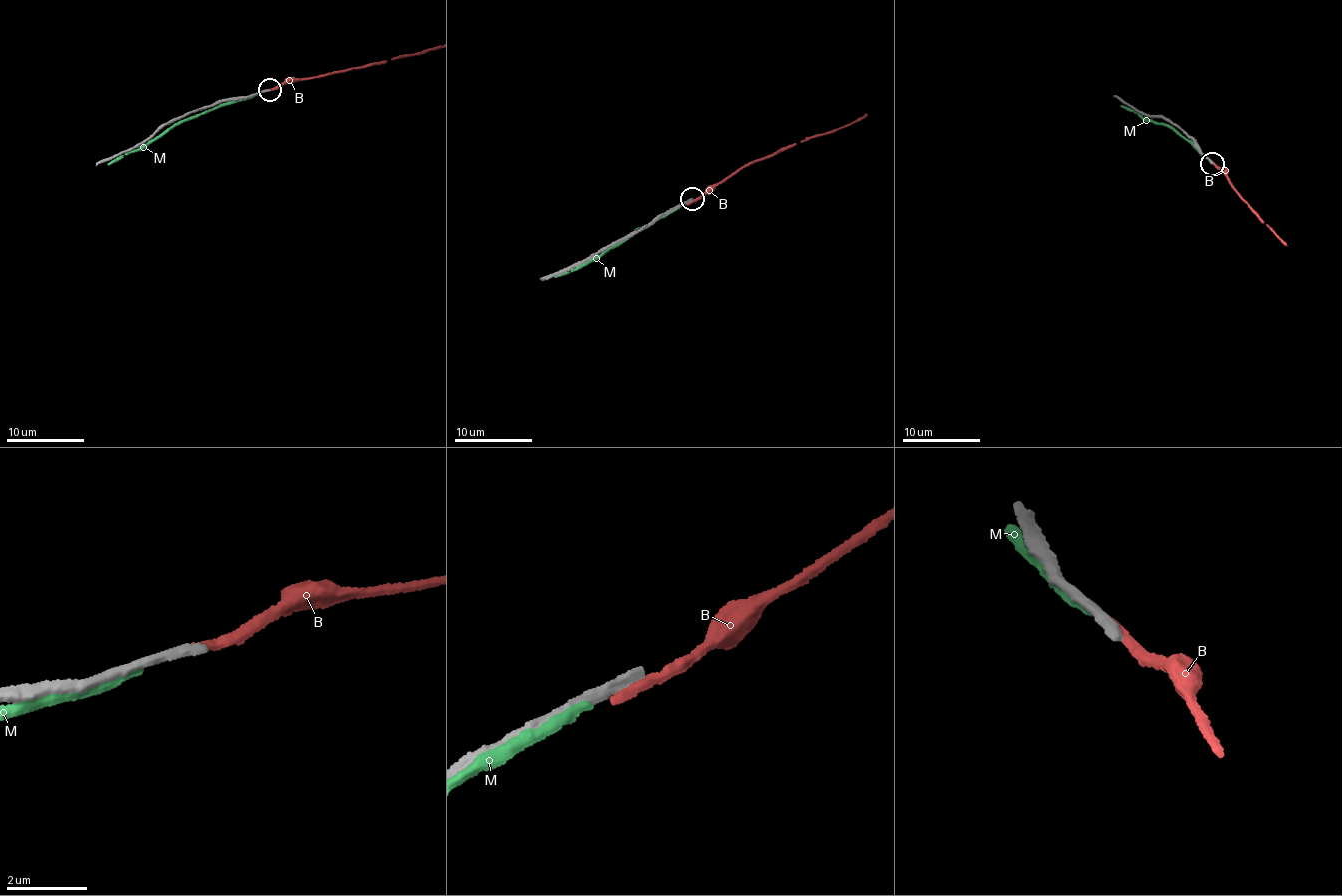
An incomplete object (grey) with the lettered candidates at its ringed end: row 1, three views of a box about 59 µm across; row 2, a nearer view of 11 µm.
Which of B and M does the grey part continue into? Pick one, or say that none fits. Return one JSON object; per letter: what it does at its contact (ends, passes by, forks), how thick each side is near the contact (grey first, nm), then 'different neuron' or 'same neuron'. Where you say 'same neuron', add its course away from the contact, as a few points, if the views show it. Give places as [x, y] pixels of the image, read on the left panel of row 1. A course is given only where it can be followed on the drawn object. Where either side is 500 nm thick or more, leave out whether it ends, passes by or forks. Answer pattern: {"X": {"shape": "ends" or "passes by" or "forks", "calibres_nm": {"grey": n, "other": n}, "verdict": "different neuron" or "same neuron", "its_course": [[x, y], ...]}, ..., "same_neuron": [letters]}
{"B": {"shape": "ends", "calibres_nm": {"grey": 320, "other": 280}, "verdict": "different neuron"}, "M": {"shape": "ends", "calibres_nm": {"grey": 280, "other": 300}, "verdict": "different neuron"}, "same_neuron": []}

